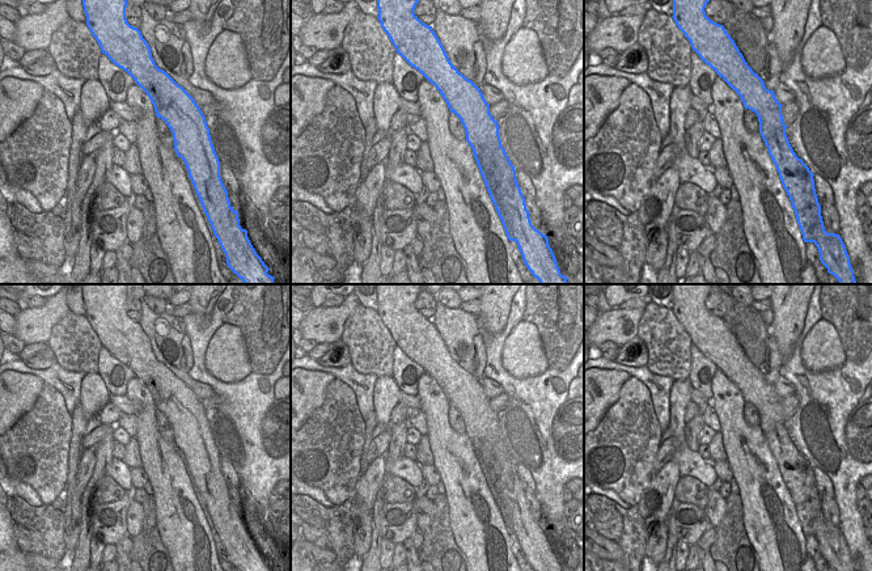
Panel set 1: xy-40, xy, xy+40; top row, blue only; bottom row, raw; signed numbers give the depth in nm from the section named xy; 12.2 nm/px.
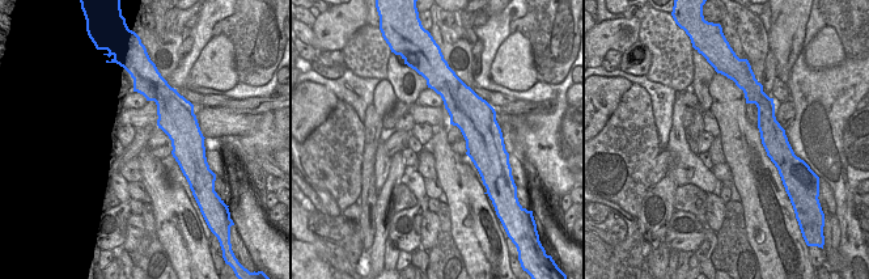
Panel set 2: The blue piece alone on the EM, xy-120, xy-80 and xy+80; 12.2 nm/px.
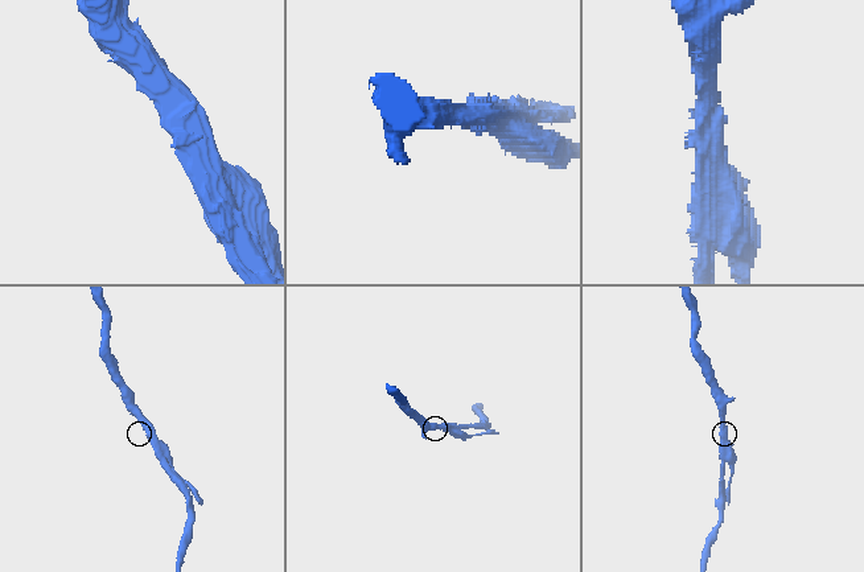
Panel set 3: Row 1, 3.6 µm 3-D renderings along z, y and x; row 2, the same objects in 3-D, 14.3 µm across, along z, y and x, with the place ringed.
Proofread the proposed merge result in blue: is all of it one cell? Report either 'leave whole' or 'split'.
split

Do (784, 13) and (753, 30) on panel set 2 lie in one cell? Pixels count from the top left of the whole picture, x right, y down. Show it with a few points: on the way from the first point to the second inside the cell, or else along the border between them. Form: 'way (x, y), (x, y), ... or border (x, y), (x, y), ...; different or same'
border (767, 33), (770, 49); different

